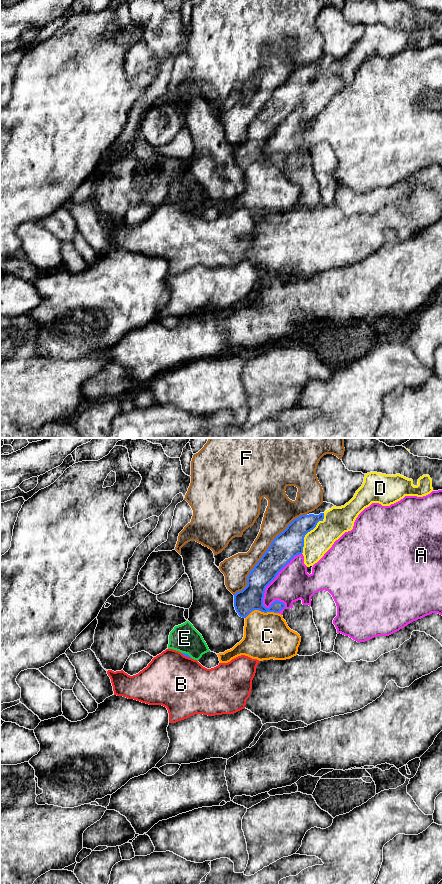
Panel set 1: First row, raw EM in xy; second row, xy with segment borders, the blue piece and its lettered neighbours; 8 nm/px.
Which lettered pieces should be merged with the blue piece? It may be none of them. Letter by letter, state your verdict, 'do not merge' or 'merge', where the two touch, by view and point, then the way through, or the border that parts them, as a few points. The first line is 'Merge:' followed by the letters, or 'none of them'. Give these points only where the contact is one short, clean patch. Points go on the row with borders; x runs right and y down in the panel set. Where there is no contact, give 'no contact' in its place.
Merge: D
A: do not merge | xy (274, 578)
B: do not merge | xy (186, 656) | along xy (181, 653), (190, 658)
C: do not merge | xy (261, 611)
D: merge | xy (308, 531) | across xy (289, 543), (308, 531), (321, 531), (337, 520)
E: do not merge | xy (187, 654) | along xy (182, 652), (191, 657)
F: do not merge | xy (265, 552)

